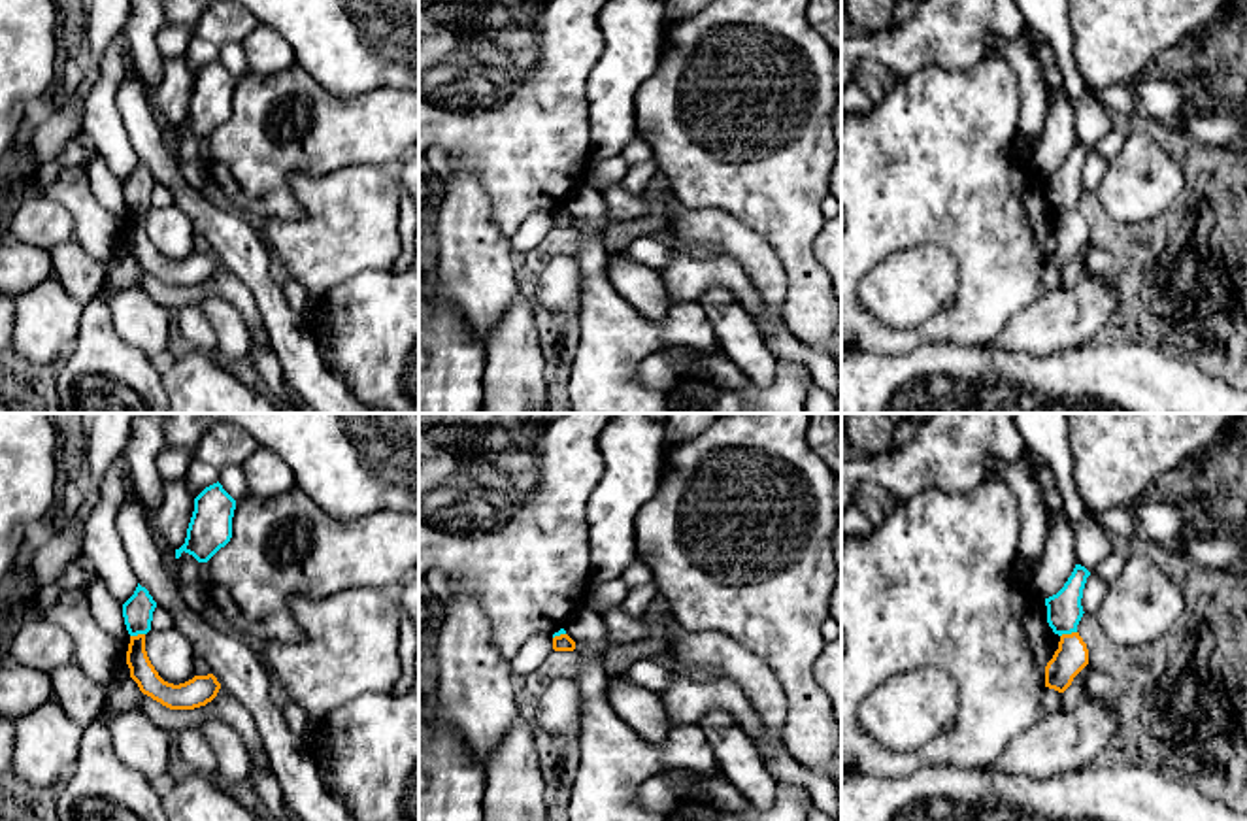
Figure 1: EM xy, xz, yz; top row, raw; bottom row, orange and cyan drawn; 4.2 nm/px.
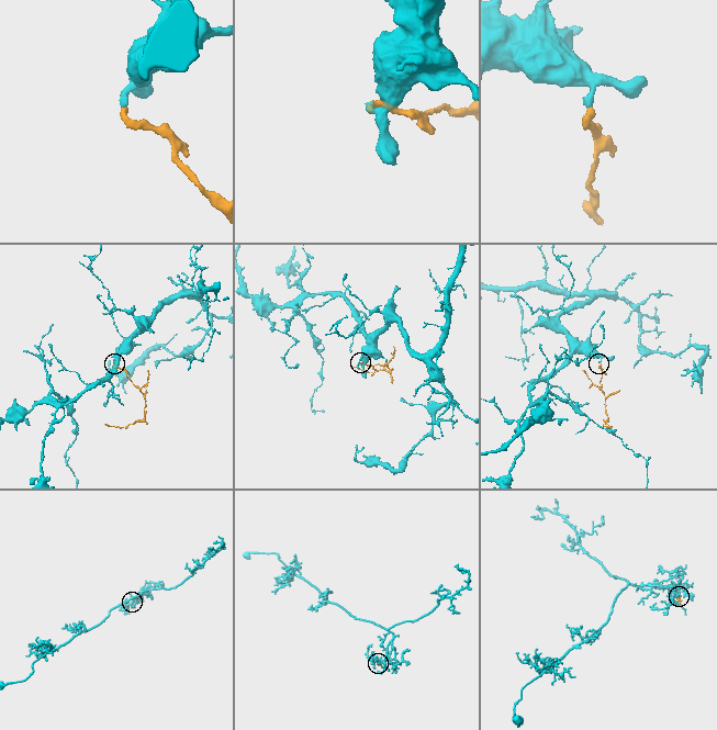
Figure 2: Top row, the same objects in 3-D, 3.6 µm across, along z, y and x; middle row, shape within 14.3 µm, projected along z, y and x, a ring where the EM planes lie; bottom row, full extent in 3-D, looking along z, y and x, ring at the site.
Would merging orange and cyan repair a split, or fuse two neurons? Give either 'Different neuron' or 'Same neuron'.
Different neuron

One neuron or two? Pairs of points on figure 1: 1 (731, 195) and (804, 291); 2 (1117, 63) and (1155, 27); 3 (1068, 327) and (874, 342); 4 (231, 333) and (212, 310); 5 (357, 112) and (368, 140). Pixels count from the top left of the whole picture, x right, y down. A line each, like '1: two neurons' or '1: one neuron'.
1: one neuron
2: one neuron
3: two neurons
4: one neuron
5: one neuron

